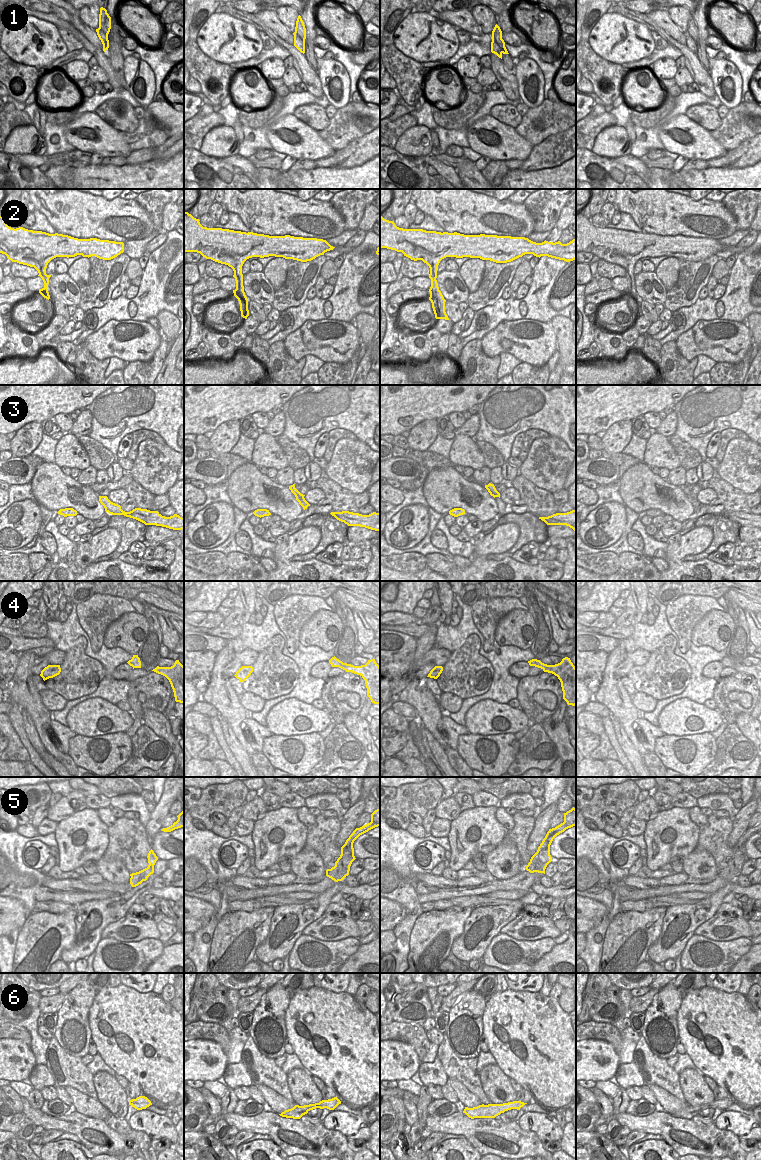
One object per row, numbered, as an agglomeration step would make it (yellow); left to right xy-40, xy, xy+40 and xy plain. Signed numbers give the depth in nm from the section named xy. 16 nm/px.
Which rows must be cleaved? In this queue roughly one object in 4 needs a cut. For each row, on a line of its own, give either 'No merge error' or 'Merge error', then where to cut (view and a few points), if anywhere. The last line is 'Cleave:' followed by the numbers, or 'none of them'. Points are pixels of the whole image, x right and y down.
1: Merge error. Split along xy+40 (492, 37), (503, 52)
2: No merge error. No split
3: No merge error. No split
4: No merge error. No split
5: No merge error. No split
6: No merge error. No split
Cleave: 1

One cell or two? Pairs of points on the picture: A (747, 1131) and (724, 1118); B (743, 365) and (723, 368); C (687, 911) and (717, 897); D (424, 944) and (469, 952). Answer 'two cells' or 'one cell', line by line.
A: one cell
B: one cell
C: one cell
D: two cells

